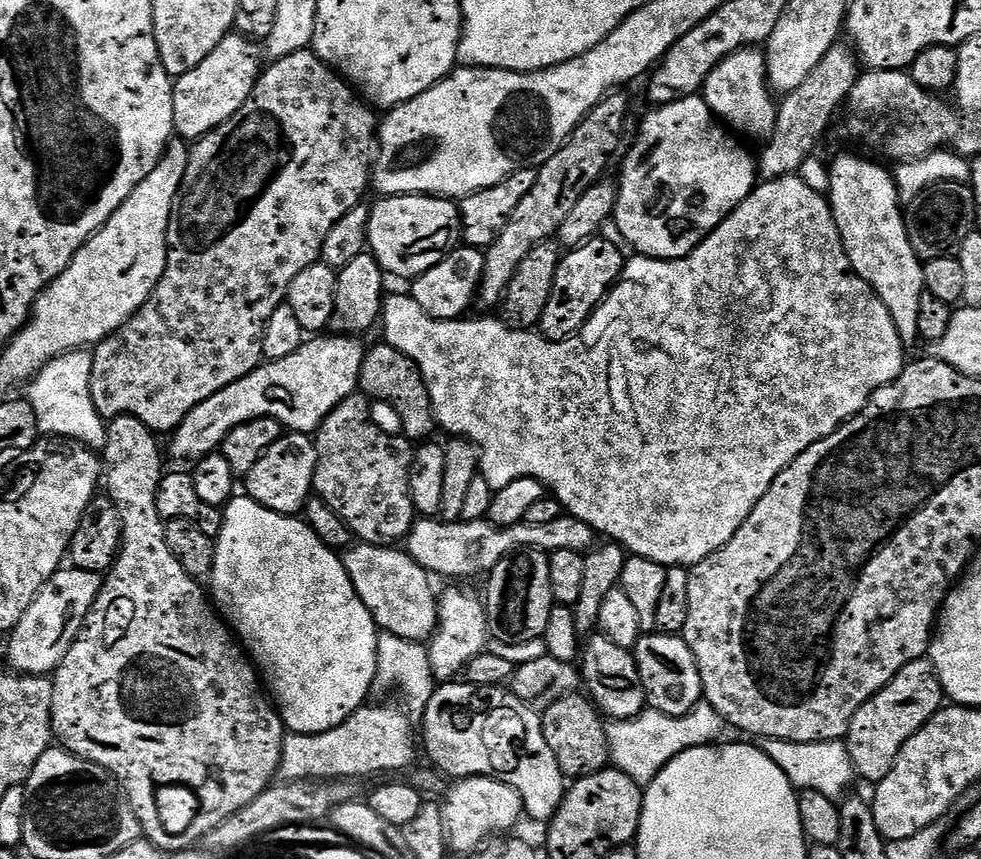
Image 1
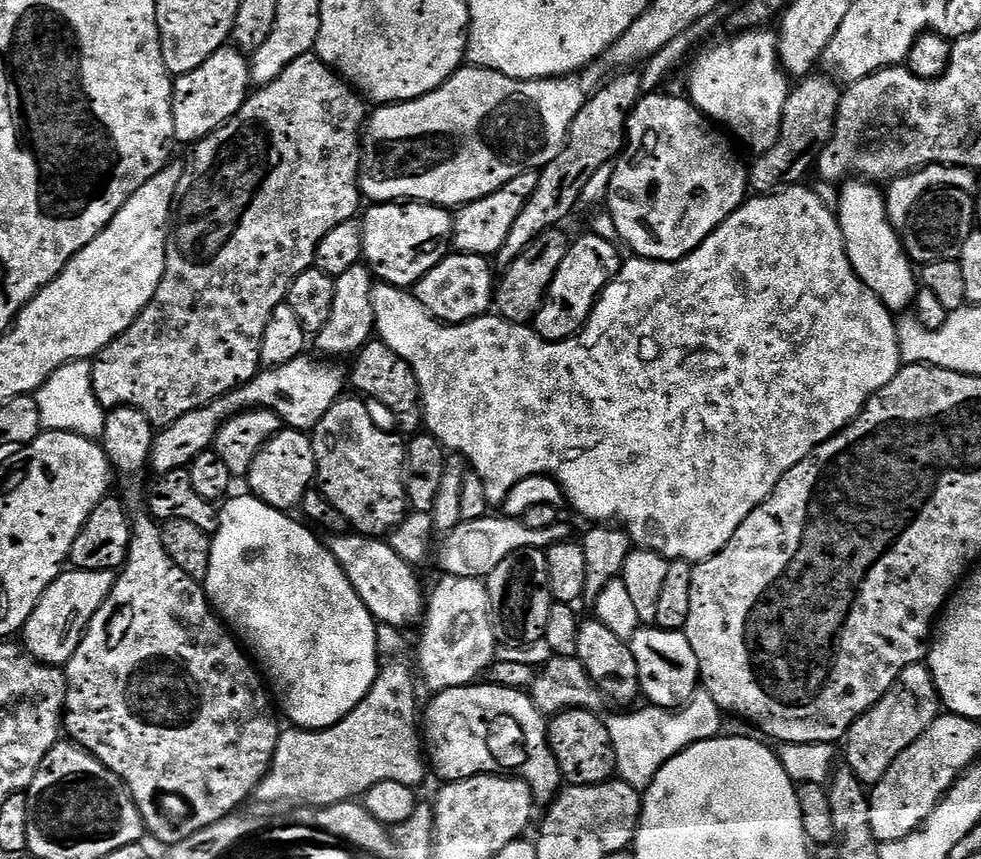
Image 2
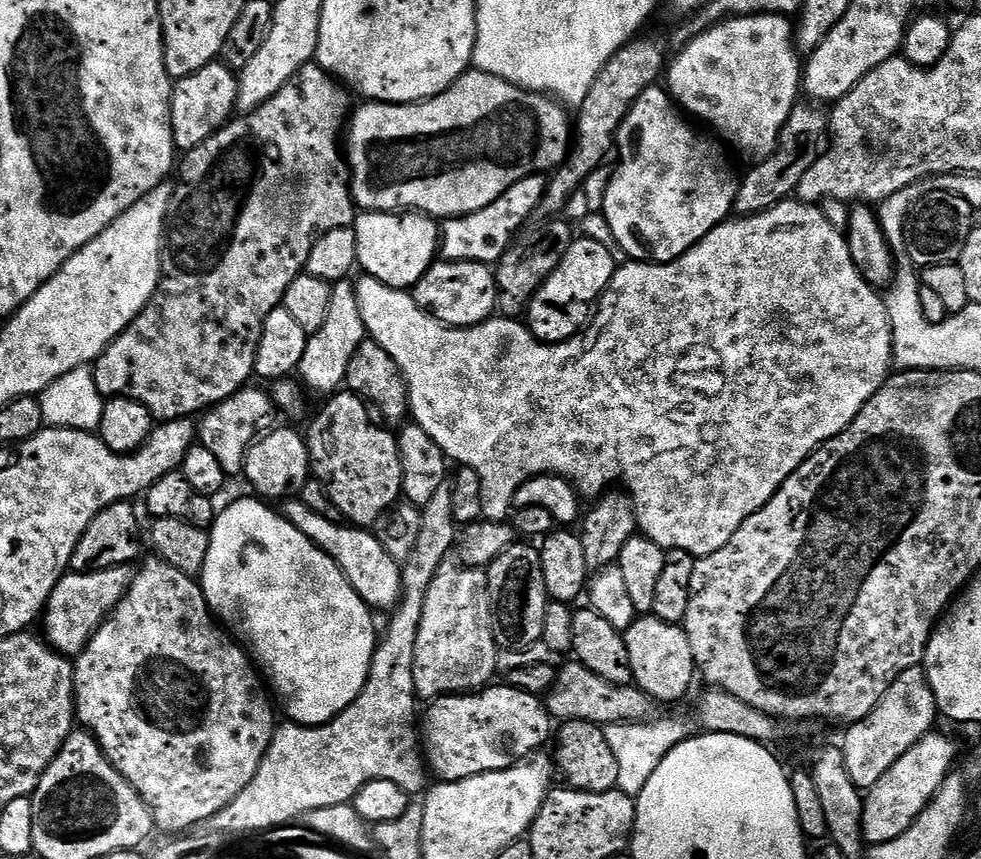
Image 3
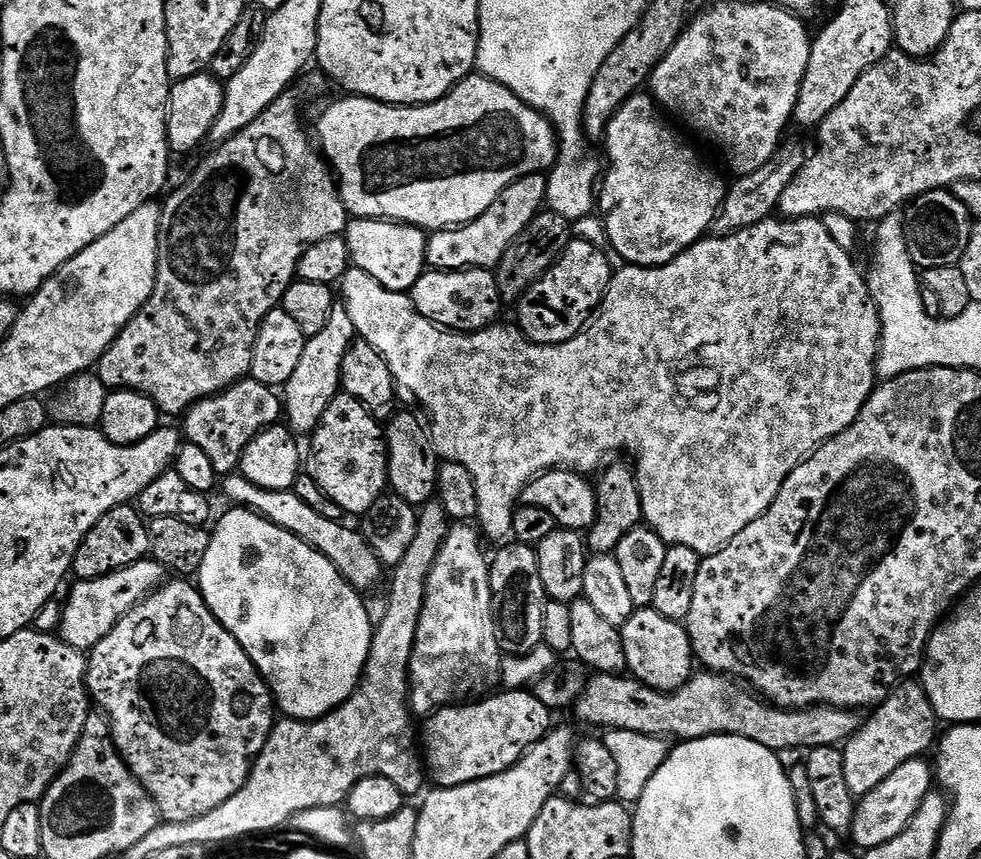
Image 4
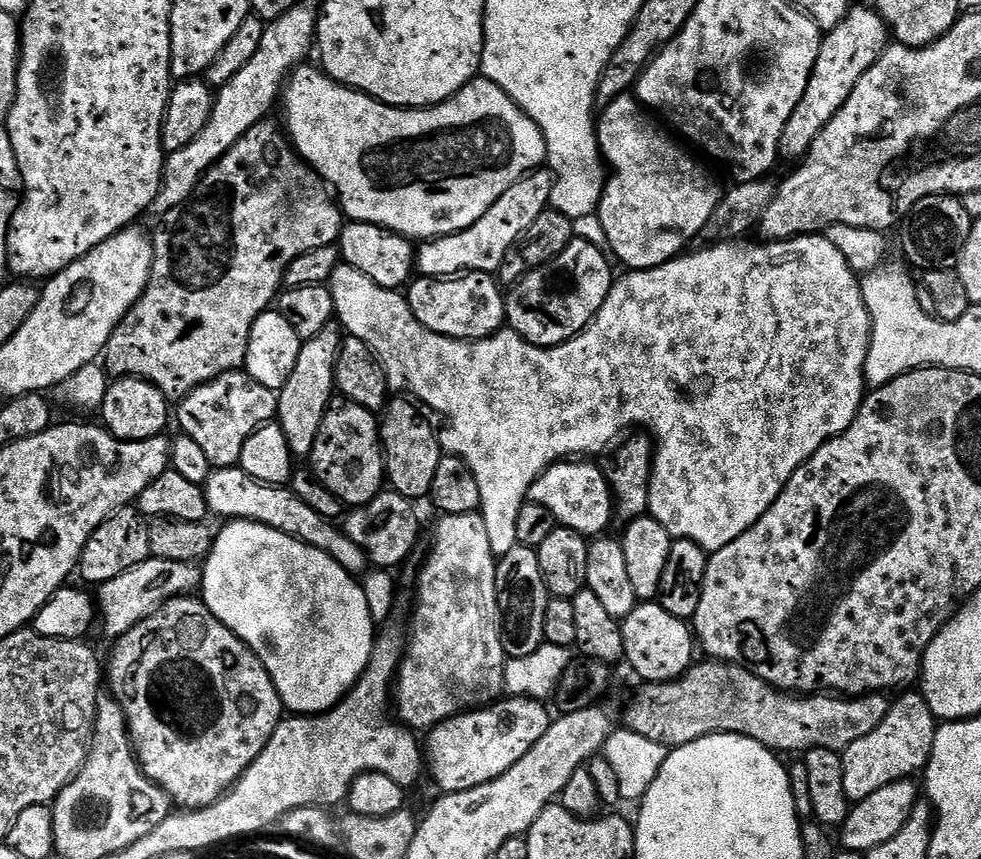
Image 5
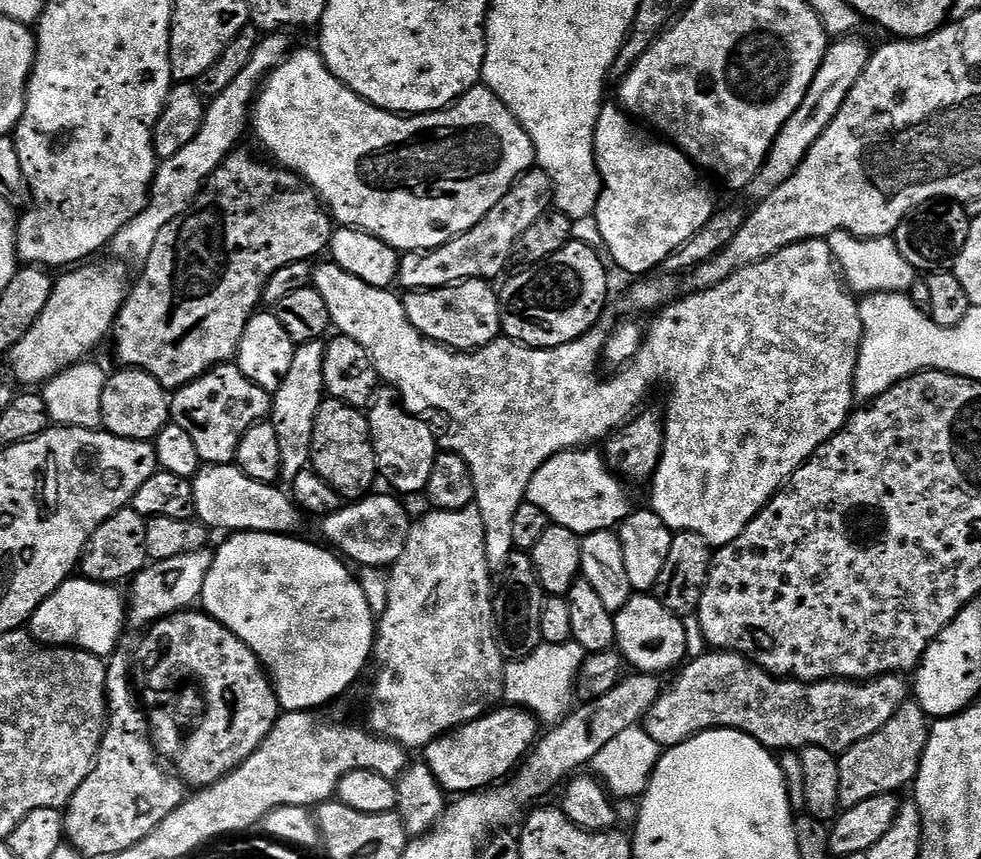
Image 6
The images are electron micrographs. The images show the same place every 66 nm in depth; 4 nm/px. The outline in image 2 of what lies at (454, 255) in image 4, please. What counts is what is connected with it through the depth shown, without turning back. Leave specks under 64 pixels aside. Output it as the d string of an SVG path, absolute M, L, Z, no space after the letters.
M539 171L518 174L518 178L510 178L506 186L494 190L494 194L486 194L486 198L478 198L469 204L462 204L455 209L452 218L452 235L450 244L456 252L465 252L485 258L495 257L502 250L506 238L510 234L518 214L522 214L522 206L530 202L530 194L538 190Z

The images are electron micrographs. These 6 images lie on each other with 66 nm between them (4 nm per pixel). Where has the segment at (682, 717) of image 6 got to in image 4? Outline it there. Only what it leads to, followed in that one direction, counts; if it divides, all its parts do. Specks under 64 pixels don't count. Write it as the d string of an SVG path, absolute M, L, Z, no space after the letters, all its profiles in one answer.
M707 670L697 671L674 692L659 692L624 674L598 672L589 675L587 686L576 699L575 712L582 723L593 724L599 730L677 736L675 739L680 742L707 736L741 736L777 754L785 754L791 748L835 748L847 742L862 723L861 713L851 708L777 708L741 681Z

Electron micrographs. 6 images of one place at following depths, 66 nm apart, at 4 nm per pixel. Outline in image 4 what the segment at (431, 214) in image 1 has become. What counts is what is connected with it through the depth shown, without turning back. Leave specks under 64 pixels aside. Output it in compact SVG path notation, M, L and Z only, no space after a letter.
M352 218L343 233L352 255L352 264L366 270L386 290L411 293L414 282L426 271L426 246L428 236L425 229L412 224L401 224L394 220L373 220L371 218Z

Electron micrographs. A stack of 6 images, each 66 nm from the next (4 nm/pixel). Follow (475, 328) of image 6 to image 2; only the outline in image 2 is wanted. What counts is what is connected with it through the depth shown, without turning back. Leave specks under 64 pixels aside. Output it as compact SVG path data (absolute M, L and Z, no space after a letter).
M465 252L449 254L414 285L416 301L441 324L465 324L468 320L477 320L478 317L485 315L494 304L494 276L492 280L491 267L493 268L493 265L483 256Z

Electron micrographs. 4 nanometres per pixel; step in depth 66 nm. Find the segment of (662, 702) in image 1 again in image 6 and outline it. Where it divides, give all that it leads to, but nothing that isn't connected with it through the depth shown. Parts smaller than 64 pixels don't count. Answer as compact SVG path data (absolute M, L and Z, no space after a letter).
M634 594L620 611L615 613L615 617L615 647L631 667L632 664L636 667L633 669L637 673L665 674L664 672L668 671L671 673L685 663L689 655L685 621L675 612L666 610L666 606L662 606L662 602L658 602L655 595Z

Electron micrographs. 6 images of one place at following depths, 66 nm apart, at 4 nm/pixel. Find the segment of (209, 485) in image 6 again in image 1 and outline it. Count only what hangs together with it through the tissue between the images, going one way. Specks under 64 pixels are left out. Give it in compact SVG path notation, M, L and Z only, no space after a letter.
M360 542L347 549L342 559L358 598L370 610L380 632L417 642L431 641L438 618L438 592L432 589L433 577L407 551Z

